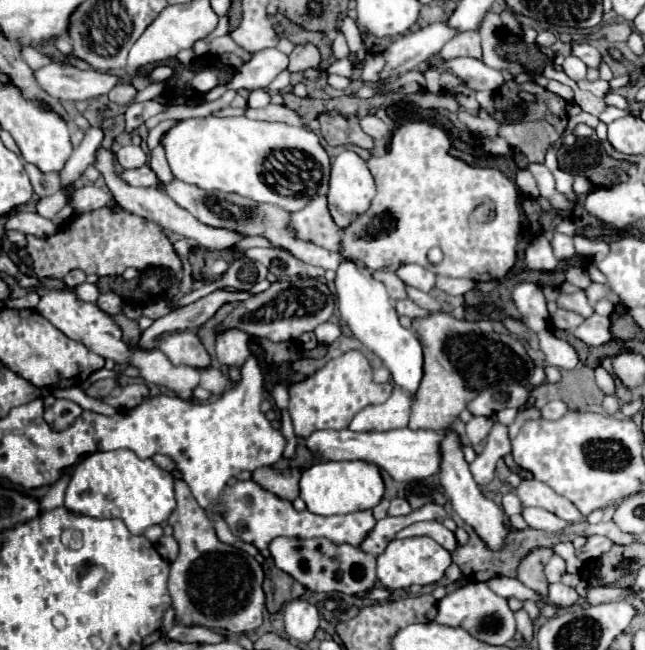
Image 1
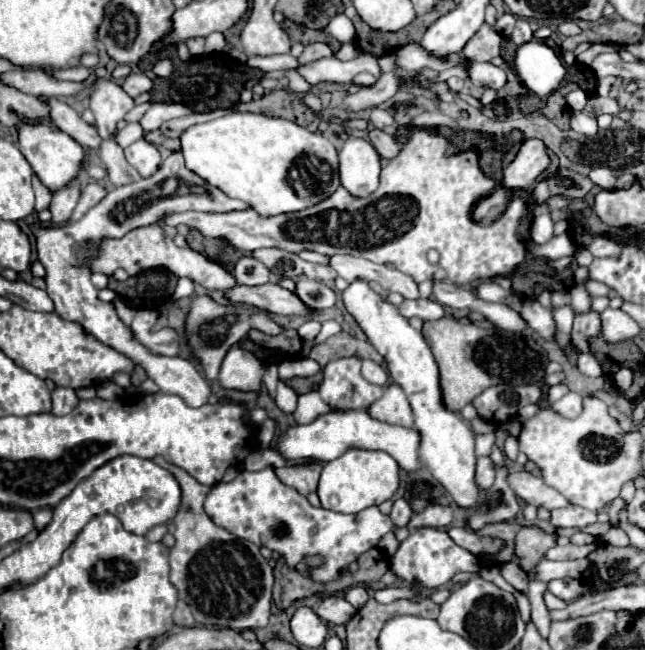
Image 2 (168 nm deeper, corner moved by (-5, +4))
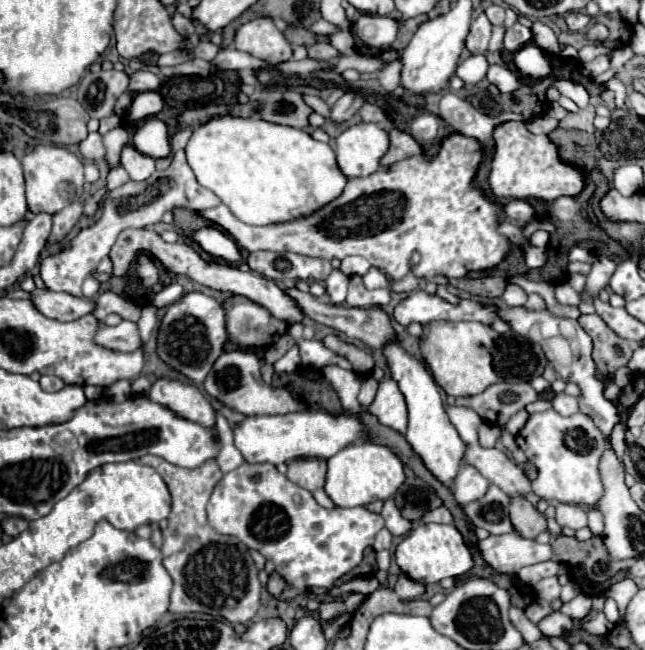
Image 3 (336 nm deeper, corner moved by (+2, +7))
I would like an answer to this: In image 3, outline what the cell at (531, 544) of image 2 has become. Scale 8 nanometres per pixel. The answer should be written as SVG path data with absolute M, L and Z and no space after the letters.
M524 496L510 498L510 518L514 528L524 538L536 538L546 530L546 518Z

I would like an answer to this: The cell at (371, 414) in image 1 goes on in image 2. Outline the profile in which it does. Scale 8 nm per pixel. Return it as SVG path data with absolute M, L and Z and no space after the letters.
M391 383L385 387L385 393L379 401L369 405L367 413L383 423L389 425L401 425L401 427L413 427L413 411L411 405L403 393L403 389L397 383Z

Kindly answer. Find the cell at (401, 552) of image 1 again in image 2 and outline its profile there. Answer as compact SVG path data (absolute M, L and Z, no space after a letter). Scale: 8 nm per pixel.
M421 527L413 531L405 541L401 541L399 549L391 557L391 571L407 583L419 583L423 587L437 589L445 585L459 571L467 571L467 573L479 571L479 565L477 565L477 557L465 551L463 547L455 545L443 529Z

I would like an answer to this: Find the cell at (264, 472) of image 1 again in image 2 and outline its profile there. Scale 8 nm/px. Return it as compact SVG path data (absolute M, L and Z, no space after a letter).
M305 463L305 465L291 465L291 467L281 467L275 469L277 477L281 483L287 487L297 489L301 495L309 495L317 487L319 471L323 469L323 463Z

